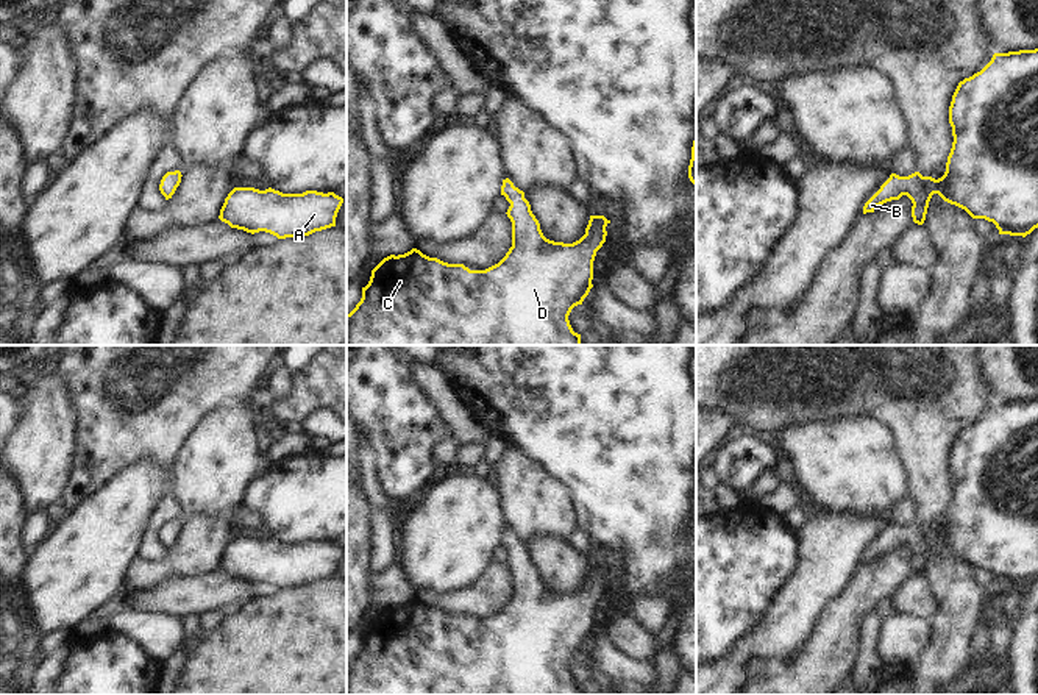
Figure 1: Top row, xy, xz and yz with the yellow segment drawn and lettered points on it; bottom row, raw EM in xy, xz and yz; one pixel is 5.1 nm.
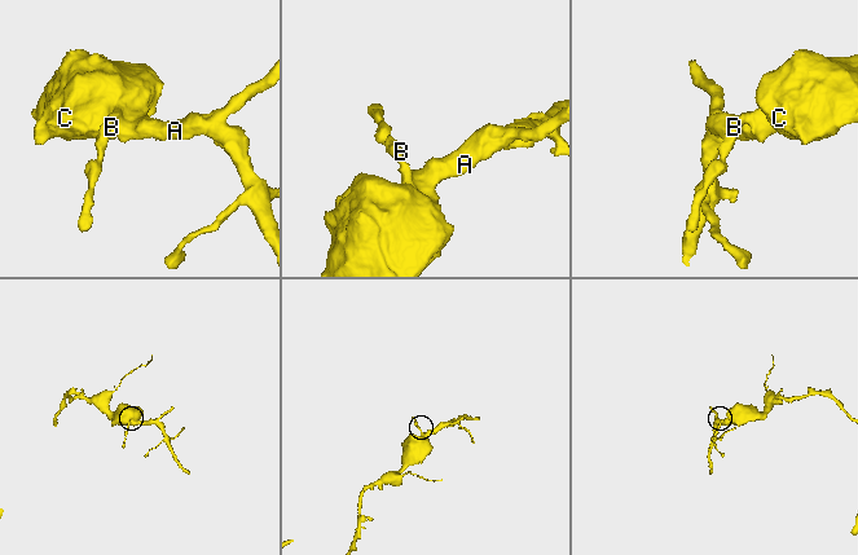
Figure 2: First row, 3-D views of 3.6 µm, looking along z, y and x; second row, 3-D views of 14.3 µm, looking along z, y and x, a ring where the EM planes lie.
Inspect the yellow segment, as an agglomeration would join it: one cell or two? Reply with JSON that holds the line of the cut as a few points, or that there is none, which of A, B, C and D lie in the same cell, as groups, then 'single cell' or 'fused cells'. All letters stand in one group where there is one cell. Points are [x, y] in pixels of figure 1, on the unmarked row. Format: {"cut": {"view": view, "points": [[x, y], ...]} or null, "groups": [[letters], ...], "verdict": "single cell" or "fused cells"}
{"cut": null, "groups": [["A", "B", "C", "D"]], "verdict": "single cell"}

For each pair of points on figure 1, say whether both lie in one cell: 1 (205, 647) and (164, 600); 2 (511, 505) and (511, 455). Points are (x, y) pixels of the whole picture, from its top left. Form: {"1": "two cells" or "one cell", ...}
{"1": "two cells", "2": "one cell"}

